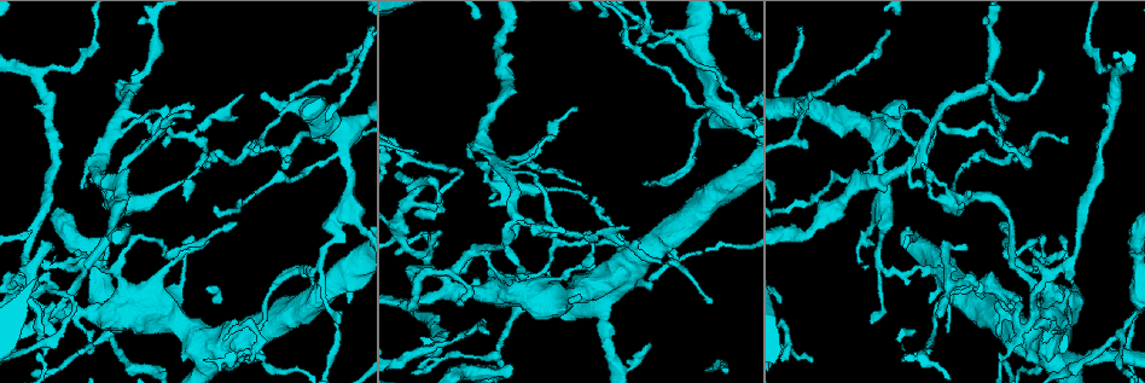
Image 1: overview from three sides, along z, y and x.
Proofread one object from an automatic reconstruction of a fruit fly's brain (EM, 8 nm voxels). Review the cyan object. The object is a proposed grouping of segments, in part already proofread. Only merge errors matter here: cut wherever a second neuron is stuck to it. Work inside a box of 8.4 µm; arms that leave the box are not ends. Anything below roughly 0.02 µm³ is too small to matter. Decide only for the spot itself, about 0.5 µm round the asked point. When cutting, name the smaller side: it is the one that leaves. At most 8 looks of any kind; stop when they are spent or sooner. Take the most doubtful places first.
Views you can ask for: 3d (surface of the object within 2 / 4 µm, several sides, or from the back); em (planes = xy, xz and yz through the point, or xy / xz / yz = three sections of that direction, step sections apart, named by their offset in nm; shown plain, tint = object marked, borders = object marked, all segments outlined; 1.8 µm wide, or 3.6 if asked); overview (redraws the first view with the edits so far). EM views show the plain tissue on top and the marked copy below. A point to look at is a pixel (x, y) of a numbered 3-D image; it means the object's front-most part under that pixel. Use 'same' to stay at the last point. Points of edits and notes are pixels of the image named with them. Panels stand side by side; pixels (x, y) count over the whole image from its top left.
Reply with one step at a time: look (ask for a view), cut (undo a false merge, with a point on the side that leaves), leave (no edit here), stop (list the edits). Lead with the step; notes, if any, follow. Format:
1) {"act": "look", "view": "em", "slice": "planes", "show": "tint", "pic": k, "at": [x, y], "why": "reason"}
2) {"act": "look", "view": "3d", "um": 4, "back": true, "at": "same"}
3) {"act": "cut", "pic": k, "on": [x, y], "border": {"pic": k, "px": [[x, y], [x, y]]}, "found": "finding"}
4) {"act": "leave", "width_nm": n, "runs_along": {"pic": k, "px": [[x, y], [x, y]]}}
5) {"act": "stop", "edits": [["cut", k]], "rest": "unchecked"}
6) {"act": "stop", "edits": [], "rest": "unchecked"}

{"act": "look", "view": "em", "slice": "xy", "step": 4, "show": "tint", "pic": 1, "at": [43, 307]}

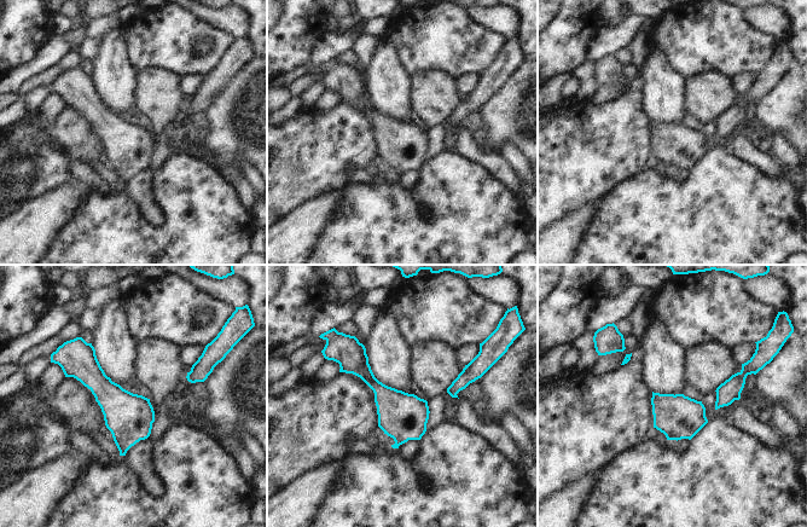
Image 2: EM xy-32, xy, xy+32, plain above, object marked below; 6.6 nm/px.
{"act": "look", "view": "em", "slice": "planes", "show": "tint", "at": "same", "why": "another direction"}

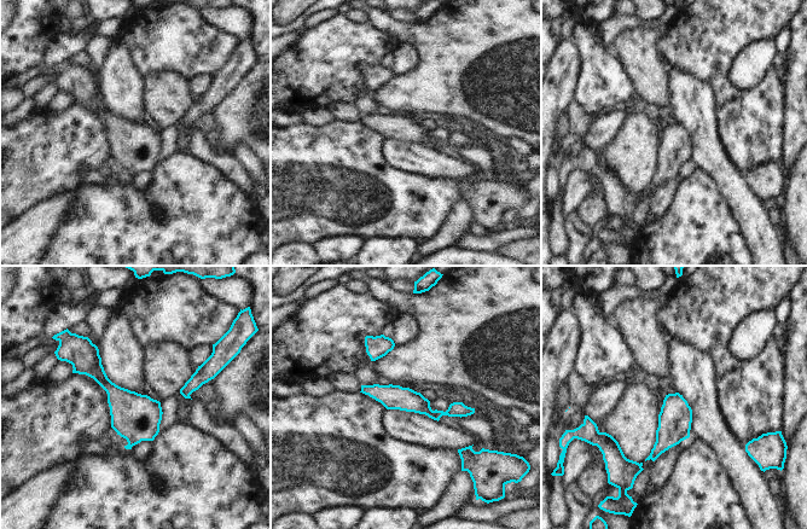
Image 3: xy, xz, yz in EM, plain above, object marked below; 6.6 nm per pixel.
{"act": "leave", "width_nm": 160, "runs_along": {"pic": 3, "px": [[364, 388], [431, 413], [470, 411]]}, "found": "one neuron here"}

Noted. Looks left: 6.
{"act": "look", "view": "3d", "um": 4, "pic": 1, "at": [495, 355], "why": "sharp bend"}

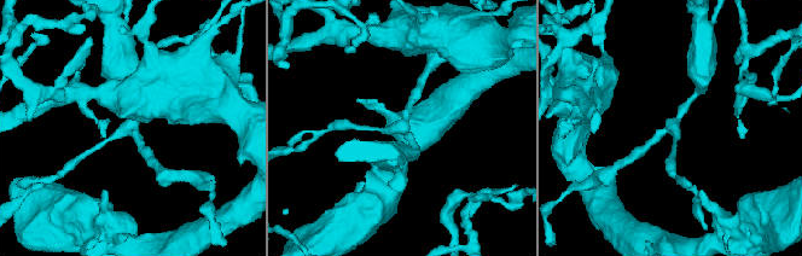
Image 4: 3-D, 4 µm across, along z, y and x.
{"act": "look", "view": "em", "slice": "yz", "step": 8, "show": "tint", "pic": 4, "at": [134, 124], "arms": 3, "why": "need the tissue"}

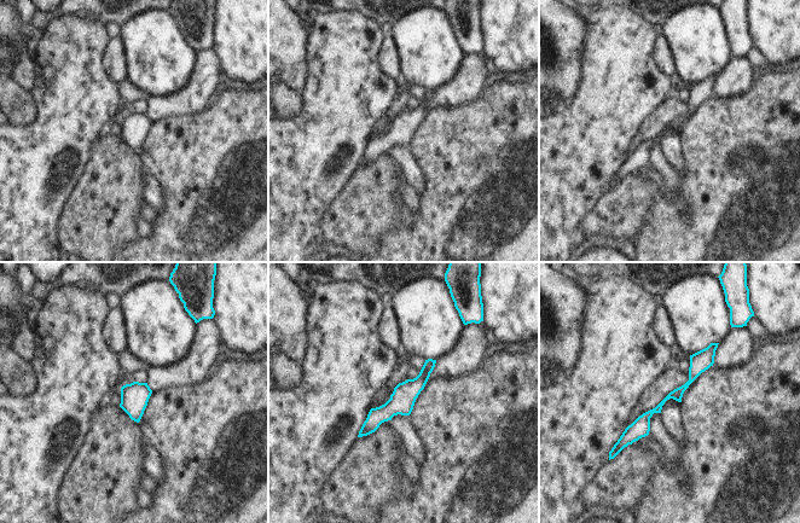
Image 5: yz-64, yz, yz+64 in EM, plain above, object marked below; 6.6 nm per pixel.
{"act": "leave", "width_nm": 80, "runs_along": {"pic": 5, "px": [[713, 346], [691, 379], [620, 443]]}, "found": "all the same neuron"}

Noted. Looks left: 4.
{"act": "look", "view": "3d", "um": 2, "pic": 1, "at": [1115, 77], "why": "abrupt turn"}

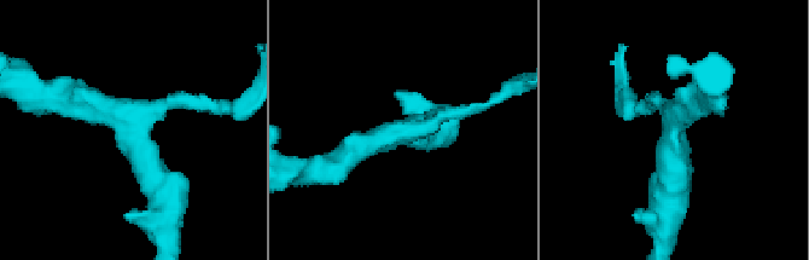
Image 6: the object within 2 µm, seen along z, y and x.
{"act": "look", "view": "em", "slice": "planes", "show": "tint", "pic": 6, "at": [670, 133], "arms": 3}

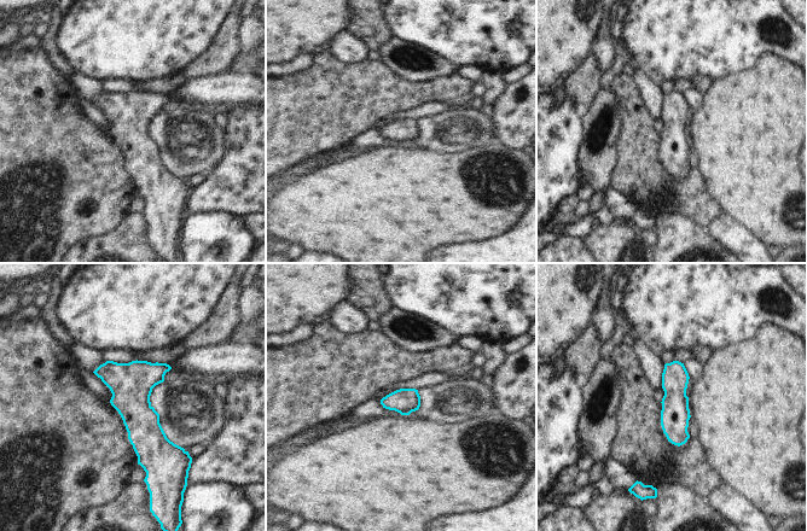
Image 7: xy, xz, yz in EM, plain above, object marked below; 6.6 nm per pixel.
{"act": "leave", "runs_along": {"pic": 7, "px": [[109, 363], [131, 389], [149, 468]]}, "found": "one neuron here"}

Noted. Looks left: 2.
{"act": "stop", "edits": [], "rest": "unchecked"}

